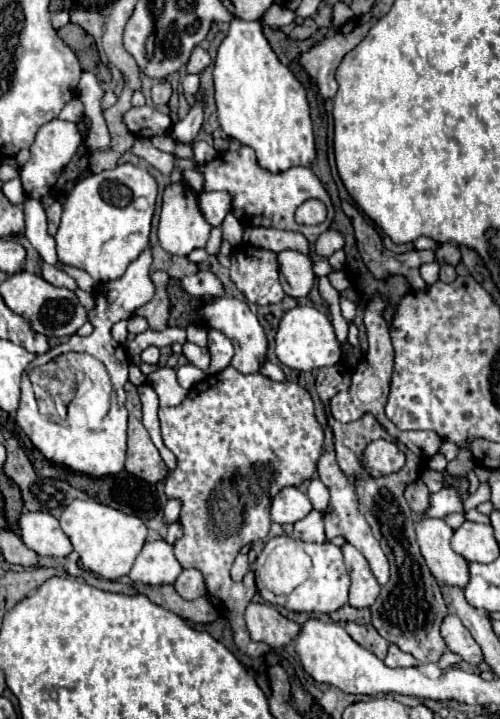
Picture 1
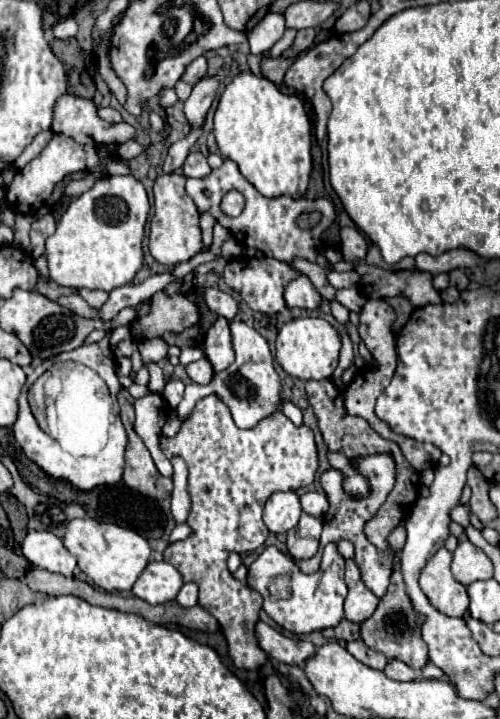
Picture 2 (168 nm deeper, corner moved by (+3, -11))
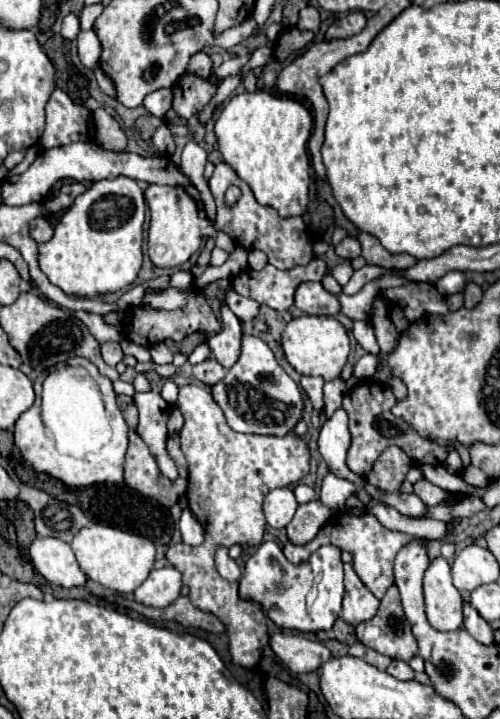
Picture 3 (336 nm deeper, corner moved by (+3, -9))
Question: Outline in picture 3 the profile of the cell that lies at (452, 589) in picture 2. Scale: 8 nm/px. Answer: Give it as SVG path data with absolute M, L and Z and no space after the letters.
M435 558L423 580L429 624L439 632L453 632L463 626L463 598L451 582L451 568L445 558Z

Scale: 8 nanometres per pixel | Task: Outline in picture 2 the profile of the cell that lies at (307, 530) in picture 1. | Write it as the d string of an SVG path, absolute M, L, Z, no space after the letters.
M303 514L297 528L287 532L289 554L297 560L313 558L319 550L319 536L321 536L321 520Z

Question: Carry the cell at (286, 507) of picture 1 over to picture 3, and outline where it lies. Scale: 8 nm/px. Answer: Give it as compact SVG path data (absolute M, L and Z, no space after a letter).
M291 488L271 490L265 496L263 510L265 510L267 524L271 528L285 528L297 510L297 500L293 496L293 490Z

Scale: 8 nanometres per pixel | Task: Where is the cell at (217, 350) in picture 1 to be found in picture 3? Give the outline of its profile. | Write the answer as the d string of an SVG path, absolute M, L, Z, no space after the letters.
M221 308L221 330L213 334L207 344L223 368L231 368L241 352L241 320L227 308Z

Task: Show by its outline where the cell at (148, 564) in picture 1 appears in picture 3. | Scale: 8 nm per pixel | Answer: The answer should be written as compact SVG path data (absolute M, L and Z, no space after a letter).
M165 566L159 570L151 570L149 578L135 590L135 602L153 608L167 608L179 598L179 594L181 572L173 566Z

